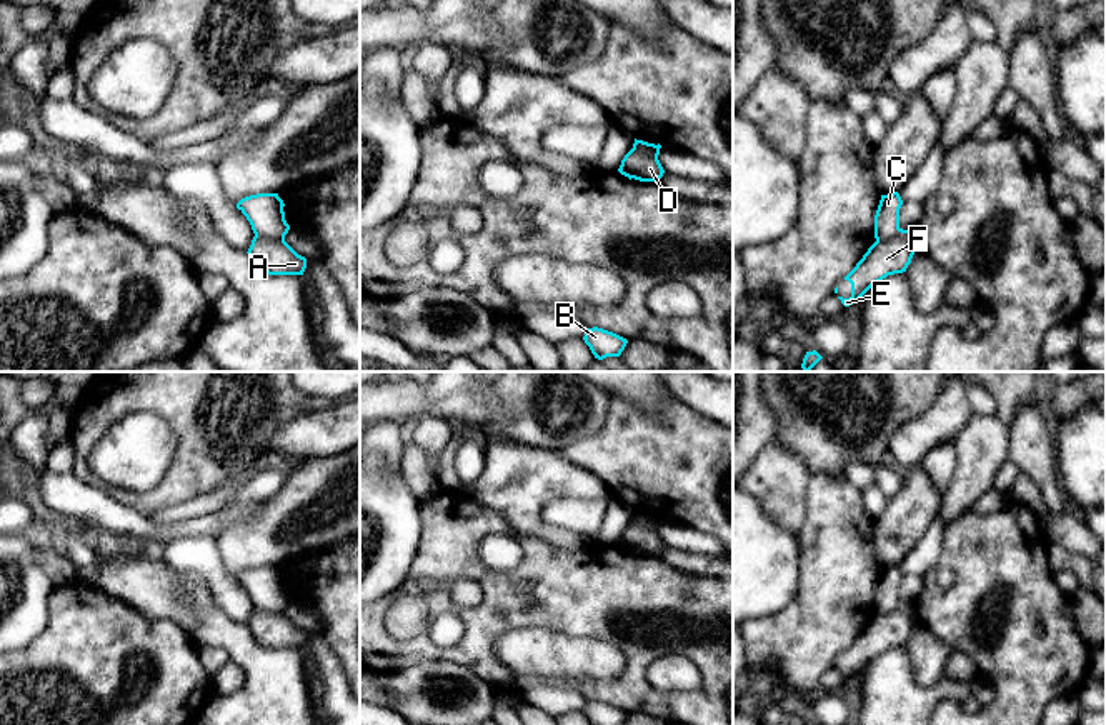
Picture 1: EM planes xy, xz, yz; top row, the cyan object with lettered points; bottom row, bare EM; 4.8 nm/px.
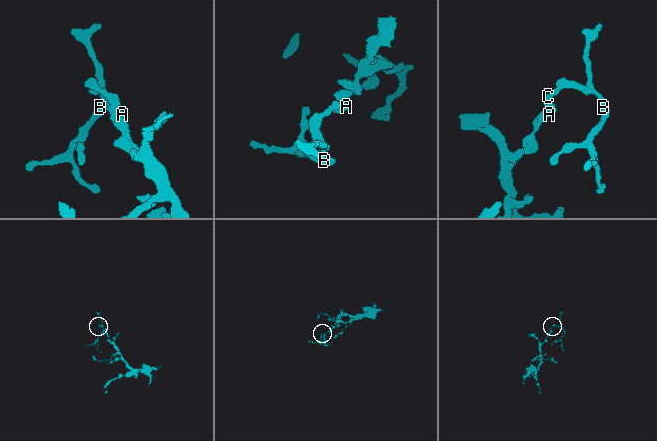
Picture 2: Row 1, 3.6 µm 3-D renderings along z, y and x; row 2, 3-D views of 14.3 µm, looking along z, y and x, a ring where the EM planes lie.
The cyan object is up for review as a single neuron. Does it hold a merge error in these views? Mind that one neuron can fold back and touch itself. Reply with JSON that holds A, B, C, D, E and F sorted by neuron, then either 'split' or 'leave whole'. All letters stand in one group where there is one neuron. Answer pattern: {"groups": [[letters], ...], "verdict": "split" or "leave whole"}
{"groups": [["A", "D", "E", "F"], ["B", "C"]], "verdict": "split"}

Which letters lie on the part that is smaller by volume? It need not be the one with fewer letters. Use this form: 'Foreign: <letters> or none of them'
Foreign: B, C

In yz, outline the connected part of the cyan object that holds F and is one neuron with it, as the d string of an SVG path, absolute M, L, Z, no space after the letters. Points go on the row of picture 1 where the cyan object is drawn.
M899 228L889 240L874 242L844 277L851 283L851 297L838 298L844 307L856 303L874 283L906 272L916 250L916 237L911 230Z

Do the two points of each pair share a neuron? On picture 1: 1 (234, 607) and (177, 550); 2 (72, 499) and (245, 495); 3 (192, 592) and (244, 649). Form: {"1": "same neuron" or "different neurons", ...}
{"1": "same neuron", "2": "different neurons", "3": "same neuron"}

